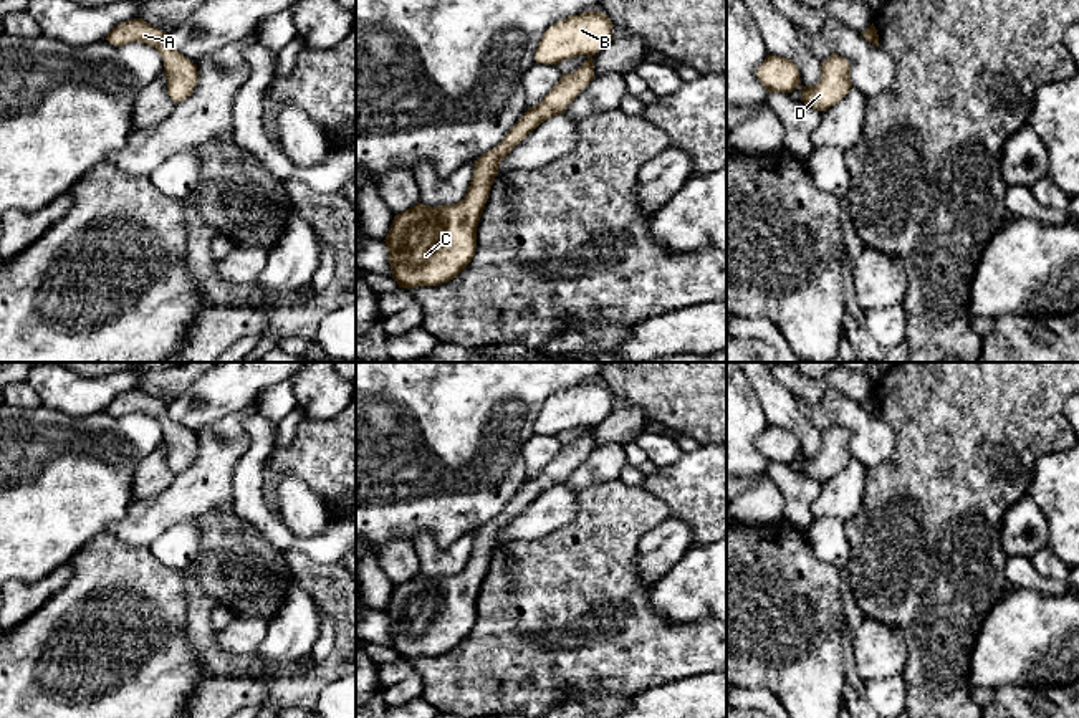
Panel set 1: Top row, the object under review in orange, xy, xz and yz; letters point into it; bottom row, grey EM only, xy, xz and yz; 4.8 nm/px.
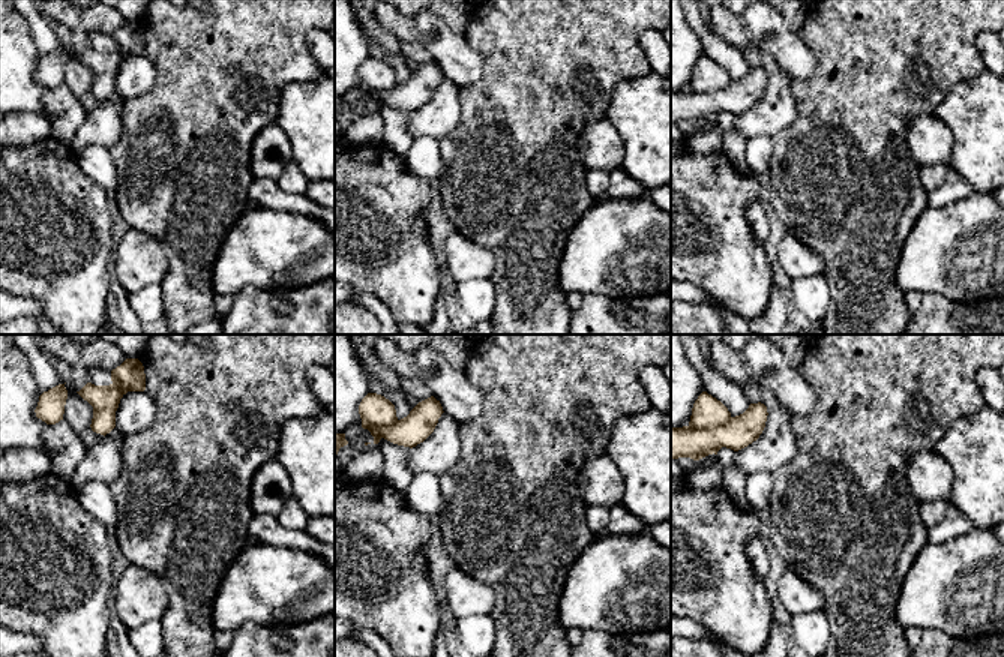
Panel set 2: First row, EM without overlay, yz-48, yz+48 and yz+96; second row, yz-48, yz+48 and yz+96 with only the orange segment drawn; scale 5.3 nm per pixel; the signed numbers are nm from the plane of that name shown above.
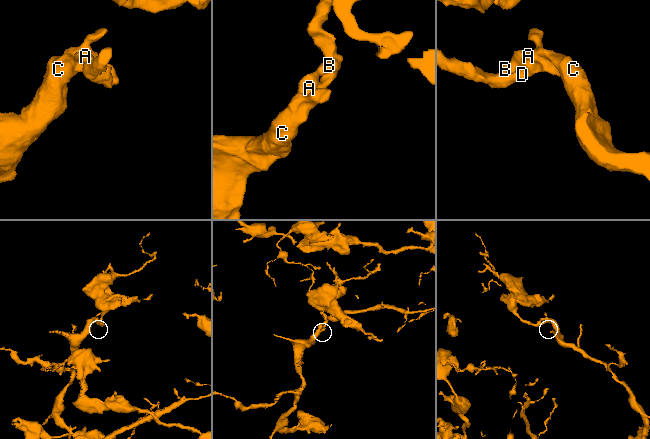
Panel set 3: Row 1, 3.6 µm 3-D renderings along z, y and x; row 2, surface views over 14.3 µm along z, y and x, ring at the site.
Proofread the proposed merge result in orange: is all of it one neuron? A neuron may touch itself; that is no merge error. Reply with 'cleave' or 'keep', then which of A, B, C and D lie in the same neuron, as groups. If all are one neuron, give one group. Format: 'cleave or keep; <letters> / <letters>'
keep; A B C D

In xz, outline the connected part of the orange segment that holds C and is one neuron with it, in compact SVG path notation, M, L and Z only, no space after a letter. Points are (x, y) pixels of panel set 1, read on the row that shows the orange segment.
M602 12L571 15L546 30L535 53L536 63L589 58L576 71L561 74L544 99L530 108L496 147L475 160L472 184L460 202L439 207L419 202L394 217L384 242L399 288L439 286L472 261L477 227L500 162L543 121L563 114L594 79L592 56L614 40L611 30L612 22Z

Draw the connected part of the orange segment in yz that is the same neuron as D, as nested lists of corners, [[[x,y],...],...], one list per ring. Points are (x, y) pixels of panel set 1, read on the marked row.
[[[831,55],[821,63],[821,78],[814,86],[803,86],[801,101],[818,111],[826,111],[839,103],[852,88],[851,65],[839,55]]]

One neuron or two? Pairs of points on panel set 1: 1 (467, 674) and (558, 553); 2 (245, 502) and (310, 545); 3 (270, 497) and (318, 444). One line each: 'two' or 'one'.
1: one
2: one
3: one

